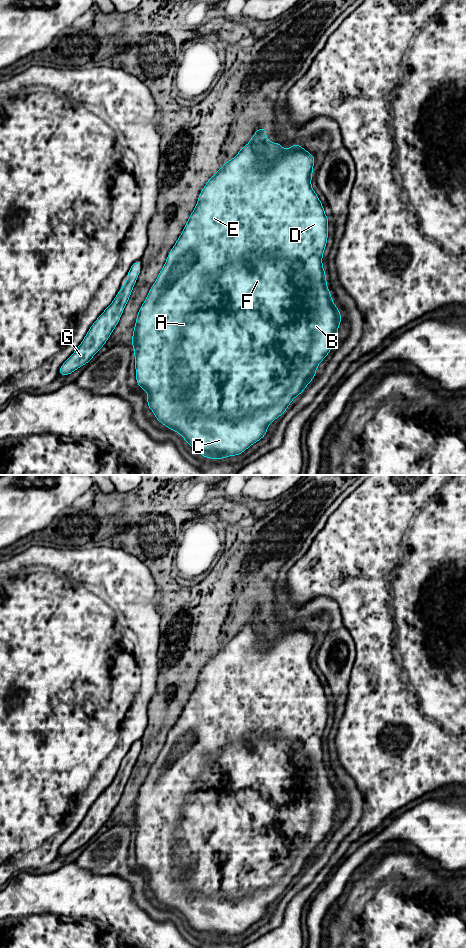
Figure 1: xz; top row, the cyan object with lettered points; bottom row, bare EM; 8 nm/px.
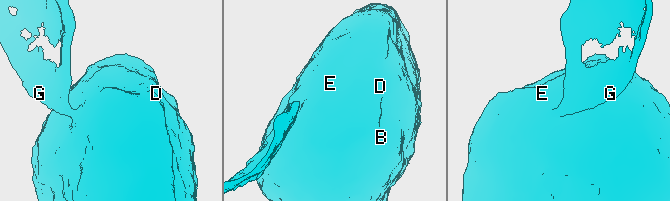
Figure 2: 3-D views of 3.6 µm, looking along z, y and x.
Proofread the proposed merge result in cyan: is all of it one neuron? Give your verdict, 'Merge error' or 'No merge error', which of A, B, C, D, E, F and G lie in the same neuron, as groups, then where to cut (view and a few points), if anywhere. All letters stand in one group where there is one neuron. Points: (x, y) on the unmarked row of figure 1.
No merge error. Groups: A B C D E F G. No split

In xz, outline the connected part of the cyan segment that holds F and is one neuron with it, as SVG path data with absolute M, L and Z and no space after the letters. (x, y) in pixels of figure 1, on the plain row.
M267 608L257 609L250 622L247 625L241 627L241 630L234 638L224 643L220 649L209 658L208 662L201 670L196 687L192 691L181 715L169 732L163 748L161 749L155 763L149 770L144 783L139 789L133 810L133 817L131 819L135 837L136 862L142 870L147 871L147 885L150 890L153 891L155 898L168 909L179 913L185 919L186 924L198 931L202 937L209 939L225 939L228 936L240 935L267 914L268 906L279 896L284 895L292 880L299 876L317 855L316 849L324 840L324 838L330 833L335 823L335 819L338 816L338 807L342 801L341 792L335 786L331 773L328 770L326 753L322 744L323 732L328 719L329 699L324 692L323 684L311 666L315 636L307 632L306 629L299 626L297 623L293 624L289 629L284 630L280 623L269 621L266 617L266 612Z

